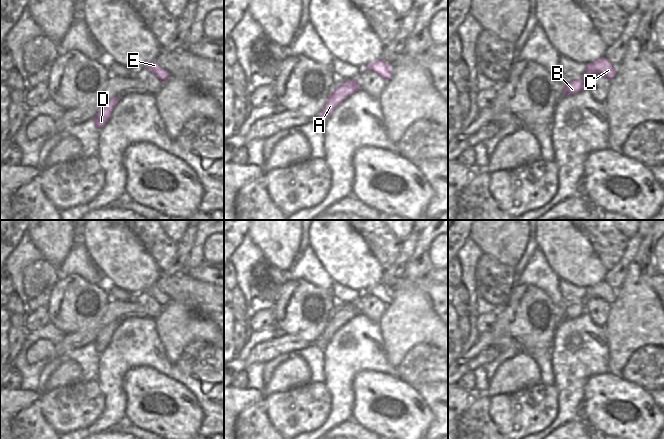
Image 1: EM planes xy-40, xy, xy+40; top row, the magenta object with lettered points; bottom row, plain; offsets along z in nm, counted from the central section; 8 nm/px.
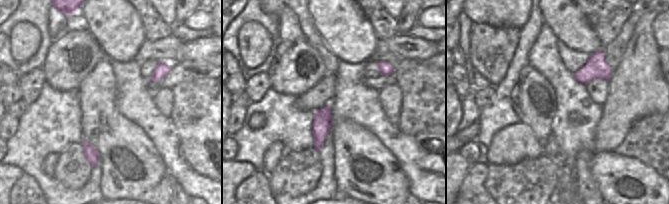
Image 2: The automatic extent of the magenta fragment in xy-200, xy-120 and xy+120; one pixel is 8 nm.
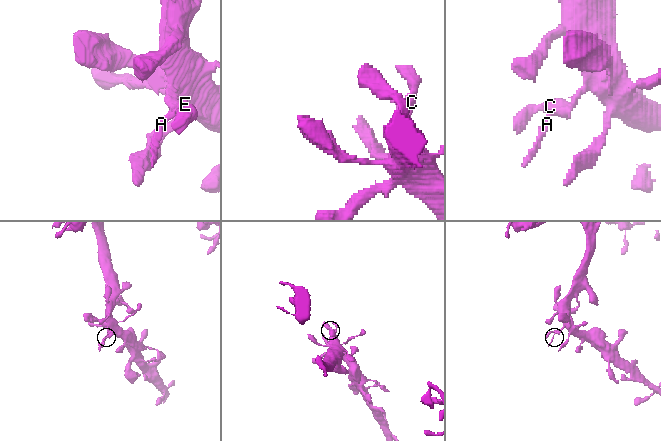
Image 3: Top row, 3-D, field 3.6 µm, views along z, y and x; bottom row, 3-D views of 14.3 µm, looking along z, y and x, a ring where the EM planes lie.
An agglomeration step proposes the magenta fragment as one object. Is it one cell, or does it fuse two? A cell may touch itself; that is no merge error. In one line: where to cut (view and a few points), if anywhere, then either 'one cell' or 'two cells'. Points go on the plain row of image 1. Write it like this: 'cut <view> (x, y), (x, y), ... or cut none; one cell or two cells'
cut none; one cell

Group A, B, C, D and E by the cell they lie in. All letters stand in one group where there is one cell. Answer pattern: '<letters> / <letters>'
A B C D E

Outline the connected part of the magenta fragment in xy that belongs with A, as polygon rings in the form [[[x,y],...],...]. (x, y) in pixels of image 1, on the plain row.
[[[358,303],[345,305],[330,317],[330,320],[318,341],[325,345],[347,321],[353,319],[359,314],[360,310],[358,308]]]

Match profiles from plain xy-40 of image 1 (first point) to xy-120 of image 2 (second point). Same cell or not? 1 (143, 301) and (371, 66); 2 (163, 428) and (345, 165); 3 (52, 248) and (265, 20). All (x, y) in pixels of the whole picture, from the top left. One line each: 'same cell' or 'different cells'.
1: same cell
2: same cell
3: different cells

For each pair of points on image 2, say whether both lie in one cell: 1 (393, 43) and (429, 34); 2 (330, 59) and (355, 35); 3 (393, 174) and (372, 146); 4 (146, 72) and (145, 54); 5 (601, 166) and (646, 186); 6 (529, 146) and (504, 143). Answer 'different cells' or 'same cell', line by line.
1: different cells
2: different cells
3: same cell
4: different cells
5: same cell
6: same cell

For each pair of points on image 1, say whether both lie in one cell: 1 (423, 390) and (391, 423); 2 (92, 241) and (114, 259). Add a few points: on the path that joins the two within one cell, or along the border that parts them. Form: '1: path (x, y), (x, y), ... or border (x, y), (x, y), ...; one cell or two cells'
1: border (412, 386), (432, 413); two cells
2: path (97, 242), (109, 254); one cell

